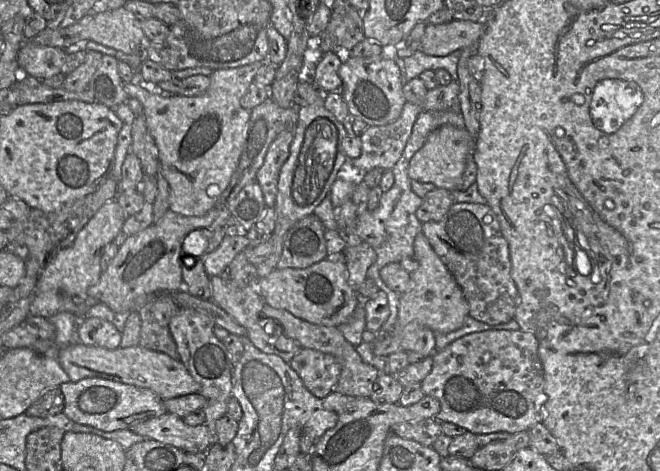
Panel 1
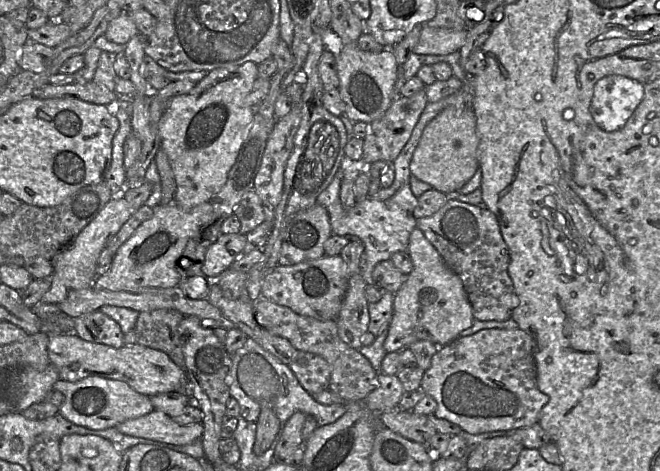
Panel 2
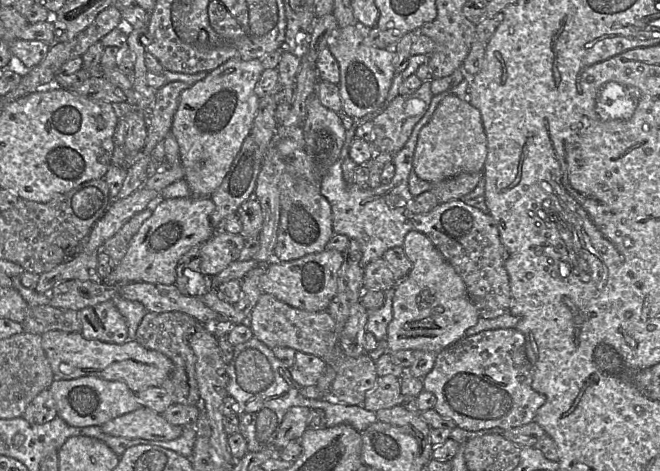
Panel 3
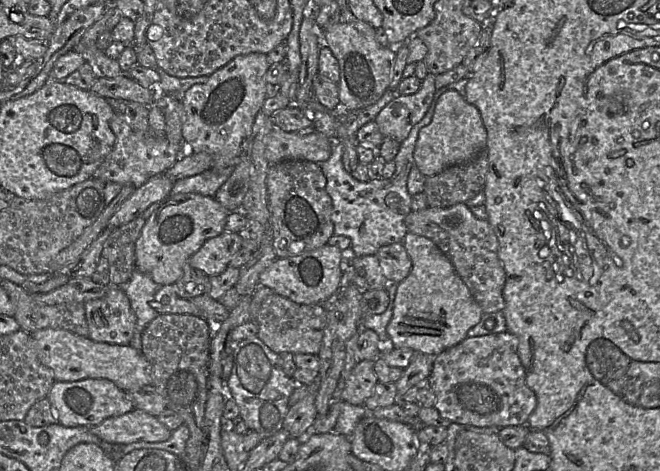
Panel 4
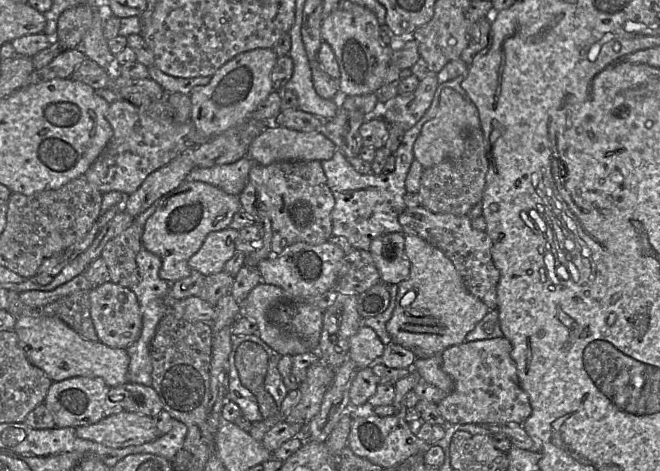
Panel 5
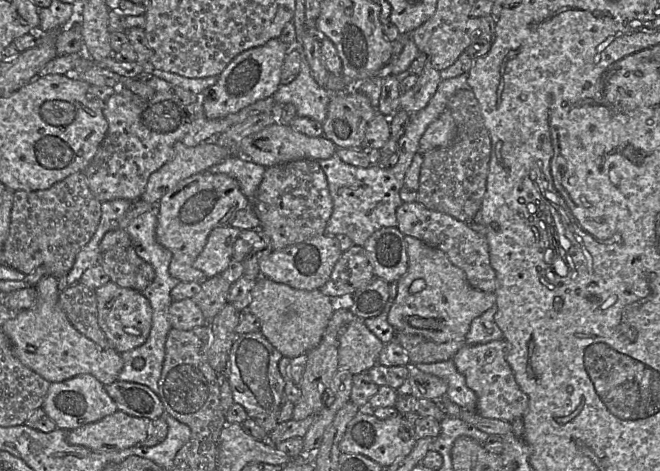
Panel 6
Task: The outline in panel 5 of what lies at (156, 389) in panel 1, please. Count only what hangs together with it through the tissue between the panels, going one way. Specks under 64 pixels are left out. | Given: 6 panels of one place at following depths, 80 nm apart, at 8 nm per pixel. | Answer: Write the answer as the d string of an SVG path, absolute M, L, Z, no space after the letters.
M56 316L22 317L16 320L14 331L28 361L43 370L53 382L78 376L101 377L109 387L128 382L130 358L126 349L87 340Z

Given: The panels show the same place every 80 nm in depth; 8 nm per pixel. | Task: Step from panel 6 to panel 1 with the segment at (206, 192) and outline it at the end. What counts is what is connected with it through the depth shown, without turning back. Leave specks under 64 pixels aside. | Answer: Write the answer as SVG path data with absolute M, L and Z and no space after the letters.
M216 208L202 216L183 216L168 209L163 217L144 230L129 237L119 247L99 281L91 286L87 295L105 304L114 312L131 311L134 300L157 292L174 292L182 283L180 256L185 237L200 228L208 228L220 215Z

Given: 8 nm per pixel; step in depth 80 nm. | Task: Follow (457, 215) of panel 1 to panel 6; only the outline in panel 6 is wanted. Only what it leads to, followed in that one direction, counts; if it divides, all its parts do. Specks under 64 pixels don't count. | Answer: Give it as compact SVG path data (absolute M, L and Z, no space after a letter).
M403 202L396 210L397 228L405 236L415 237L426 245L441 250L452 264L461 268L469 284L480 291L494 293L496 290L496 273L491 265L488 240L481 236L465 223L454 217L432 211L421 203Z

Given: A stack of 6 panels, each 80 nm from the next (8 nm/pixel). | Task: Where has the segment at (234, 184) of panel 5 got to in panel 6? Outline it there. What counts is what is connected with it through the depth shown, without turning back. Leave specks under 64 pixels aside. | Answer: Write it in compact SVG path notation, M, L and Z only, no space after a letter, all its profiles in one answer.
M229 157L207 169L212 174L226 174L237 180L242 194L249 201L255 200L265 170L262 165L238 157Z

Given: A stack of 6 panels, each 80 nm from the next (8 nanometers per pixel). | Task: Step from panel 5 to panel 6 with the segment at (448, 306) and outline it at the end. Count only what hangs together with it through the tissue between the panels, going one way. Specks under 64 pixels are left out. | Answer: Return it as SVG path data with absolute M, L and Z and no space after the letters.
M405 236L404 240L408 269L397 281L397 295L388 315L388 323L395 331L420 335L435 343L465 339L472 321L494 307L495 293L473 288L464 271L452 264L441 250L412 236Z

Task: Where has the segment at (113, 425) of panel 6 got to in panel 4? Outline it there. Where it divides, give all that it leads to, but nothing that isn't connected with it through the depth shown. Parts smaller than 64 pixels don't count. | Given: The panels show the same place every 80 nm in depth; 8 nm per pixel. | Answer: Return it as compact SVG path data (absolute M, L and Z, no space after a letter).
M140 409L107 418L99 425L90 427L89 430L100 439L114 444L130 444L139 441L164 442L172 434L172 431L157 417Z

